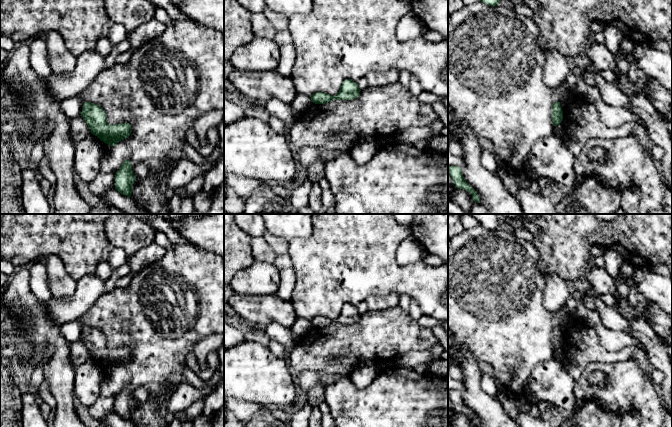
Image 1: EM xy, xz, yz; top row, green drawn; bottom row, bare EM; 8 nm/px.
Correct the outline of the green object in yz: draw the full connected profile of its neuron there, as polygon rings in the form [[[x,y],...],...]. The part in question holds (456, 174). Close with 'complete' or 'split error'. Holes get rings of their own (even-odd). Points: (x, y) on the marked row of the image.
[[[448,166],[448,173],[454,181],[457,188],[466,190],[472,194],[472,199],[475,203],[479,203],[480,197],[478,193],[464,179],[462,169],[458,166]]] | complete

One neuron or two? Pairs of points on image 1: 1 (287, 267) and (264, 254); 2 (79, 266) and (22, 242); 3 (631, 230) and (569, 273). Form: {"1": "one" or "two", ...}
{"1": "two", "2": "one", "3": "one"}

